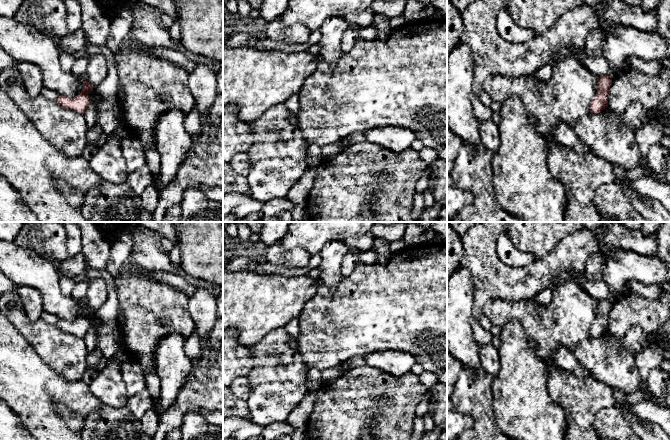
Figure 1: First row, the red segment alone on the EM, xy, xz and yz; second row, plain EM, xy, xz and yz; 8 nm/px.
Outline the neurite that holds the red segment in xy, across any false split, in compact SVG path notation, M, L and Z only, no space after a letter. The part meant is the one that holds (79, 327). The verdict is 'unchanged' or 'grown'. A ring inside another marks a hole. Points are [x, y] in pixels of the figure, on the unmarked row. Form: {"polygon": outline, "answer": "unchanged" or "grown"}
{"polygon": "M84 301L83 312L77 320L70 322L67 320L59 319L56 325L66 333L84 338L86 333L90 330L91 326L88 317L92 315L93 312L94 310Z", "answer": "unchanged"}

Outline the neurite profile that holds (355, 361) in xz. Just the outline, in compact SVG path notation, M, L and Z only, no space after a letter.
M354 356L343 363L345 369L351 369L358 366L364 366L364 365L366 365L366 363L363 356Z

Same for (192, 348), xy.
M196 327L191 336L185 341L184 350L190 361L192 359L197 359L202 355L202 349L199 345L198 331Z

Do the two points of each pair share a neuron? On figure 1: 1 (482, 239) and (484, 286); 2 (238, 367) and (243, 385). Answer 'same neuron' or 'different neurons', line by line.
1: same neuron
2: different neurons

